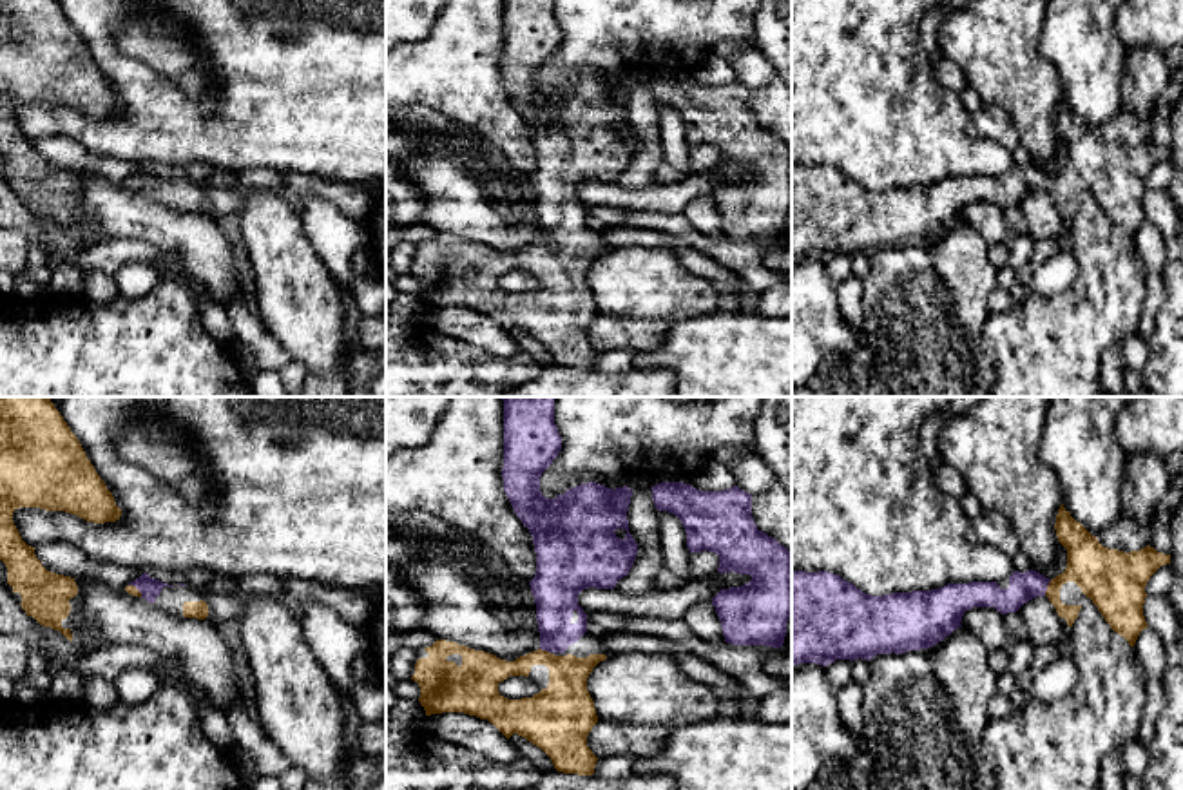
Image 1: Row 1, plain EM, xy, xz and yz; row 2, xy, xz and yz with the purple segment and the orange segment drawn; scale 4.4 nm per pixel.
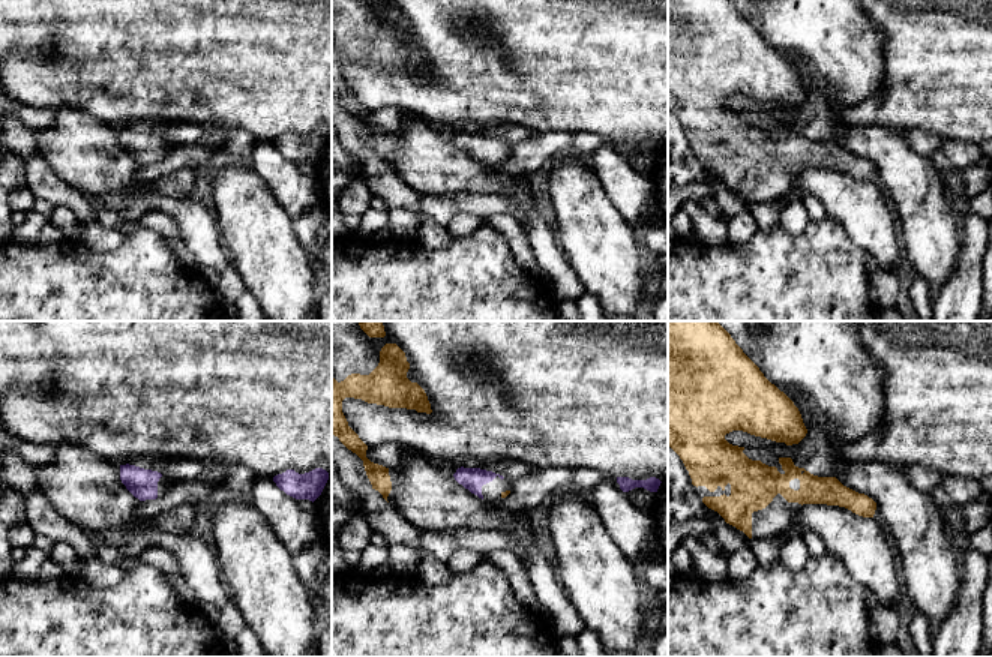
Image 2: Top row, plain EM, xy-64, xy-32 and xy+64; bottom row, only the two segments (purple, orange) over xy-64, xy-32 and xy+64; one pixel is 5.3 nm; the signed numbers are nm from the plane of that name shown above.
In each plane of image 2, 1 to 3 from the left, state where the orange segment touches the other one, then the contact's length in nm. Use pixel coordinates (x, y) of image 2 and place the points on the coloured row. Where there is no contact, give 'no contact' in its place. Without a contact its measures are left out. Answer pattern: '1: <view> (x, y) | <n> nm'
1: no contact
2: no contact
3: no contact

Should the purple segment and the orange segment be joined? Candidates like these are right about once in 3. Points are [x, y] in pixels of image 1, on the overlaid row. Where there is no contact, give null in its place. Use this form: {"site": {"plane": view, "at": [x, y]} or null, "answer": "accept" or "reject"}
{"site": {"plane": "yz", "at": [1046, 587]}, "answer": "accept"}

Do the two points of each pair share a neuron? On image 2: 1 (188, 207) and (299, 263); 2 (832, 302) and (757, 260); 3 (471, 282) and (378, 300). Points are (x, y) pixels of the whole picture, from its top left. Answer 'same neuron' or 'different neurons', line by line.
1: different neurons
2: same neuron
3: same neuron

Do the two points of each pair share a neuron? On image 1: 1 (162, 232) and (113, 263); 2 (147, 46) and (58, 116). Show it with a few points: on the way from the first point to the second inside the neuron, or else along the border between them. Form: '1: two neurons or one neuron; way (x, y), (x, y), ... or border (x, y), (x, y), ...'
1: two neurons; border (107, 240), (142, 240), (173, 250), (180, 261)
2: two neurons; border (116, 20), (115, 44), (124, 53), (171, 77)

